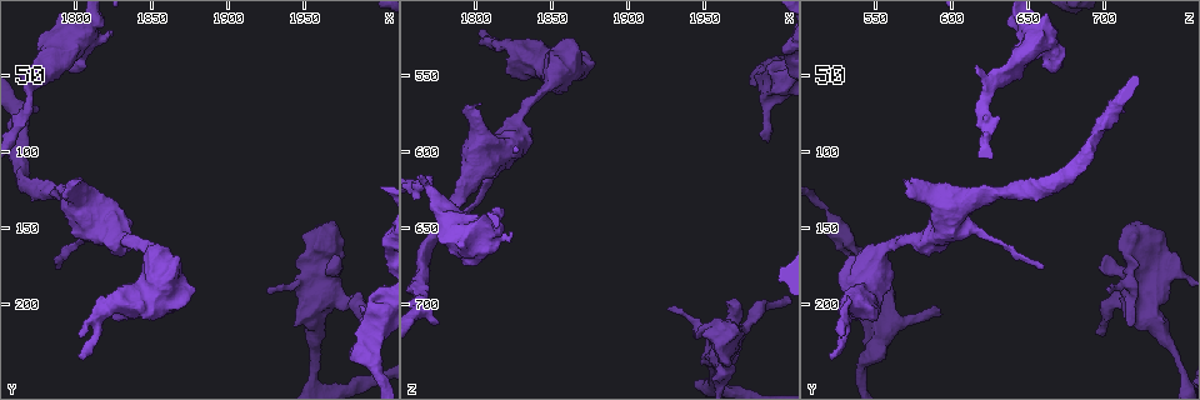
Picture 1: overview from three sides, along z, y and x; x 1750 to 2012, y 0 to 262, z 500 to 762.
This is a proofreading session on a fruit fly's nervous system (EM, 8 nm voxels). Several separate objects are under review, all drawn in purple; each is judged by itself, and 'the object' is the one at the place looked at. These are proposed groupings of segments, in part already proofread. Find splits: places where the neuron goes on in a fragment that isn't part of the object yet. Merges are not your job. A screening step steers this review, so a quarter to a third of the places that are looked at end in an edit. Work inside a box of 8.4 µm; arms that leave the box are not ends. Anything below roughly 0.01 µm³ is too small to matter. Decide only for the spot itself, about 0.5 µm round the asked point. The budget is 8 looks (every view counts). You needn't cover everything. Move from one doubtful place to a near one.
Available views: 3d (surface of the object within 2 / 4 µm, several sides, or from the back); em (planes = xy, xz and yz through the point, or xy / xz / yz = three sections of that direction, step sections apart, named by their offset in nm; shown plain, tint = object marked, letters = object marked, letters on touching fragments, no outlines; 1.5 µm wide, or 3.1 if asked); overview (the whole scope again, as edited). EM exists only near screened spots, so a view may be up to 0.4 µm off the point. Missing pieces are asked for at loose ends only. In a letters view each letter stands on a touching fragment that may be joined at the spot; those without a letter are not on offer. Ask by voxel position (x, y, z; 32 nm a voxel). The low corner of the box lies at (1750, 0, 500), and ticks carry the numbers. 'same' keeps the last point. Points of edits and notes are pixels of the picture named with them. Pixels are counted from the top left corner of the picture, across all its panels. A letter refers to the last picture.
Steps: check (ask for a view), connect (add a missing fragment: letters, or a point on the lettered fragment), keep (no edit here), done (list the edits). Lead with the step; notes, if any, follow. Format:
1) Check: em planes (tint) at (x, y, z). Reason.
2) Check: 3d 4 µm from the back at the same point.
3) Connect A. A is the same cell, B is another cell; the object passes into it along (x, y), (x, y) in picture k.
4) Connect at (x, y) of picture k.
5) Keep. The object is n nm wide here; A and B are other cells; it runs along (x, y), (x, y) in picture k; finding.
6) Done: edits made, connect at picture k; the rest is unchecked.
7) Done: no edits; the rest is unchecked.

Check: em yz step 8 (letters) at (1800, 120, 566). Free end.

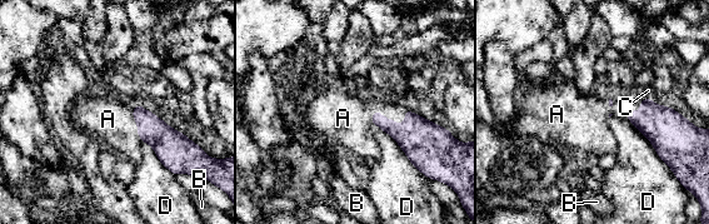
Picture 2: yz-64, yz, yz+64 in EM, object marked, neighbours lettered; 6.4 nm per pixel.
Connect A. A is the same cell, B, C and D are other cells; the neuron continues.

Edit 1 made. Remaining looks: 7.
Check: overview.

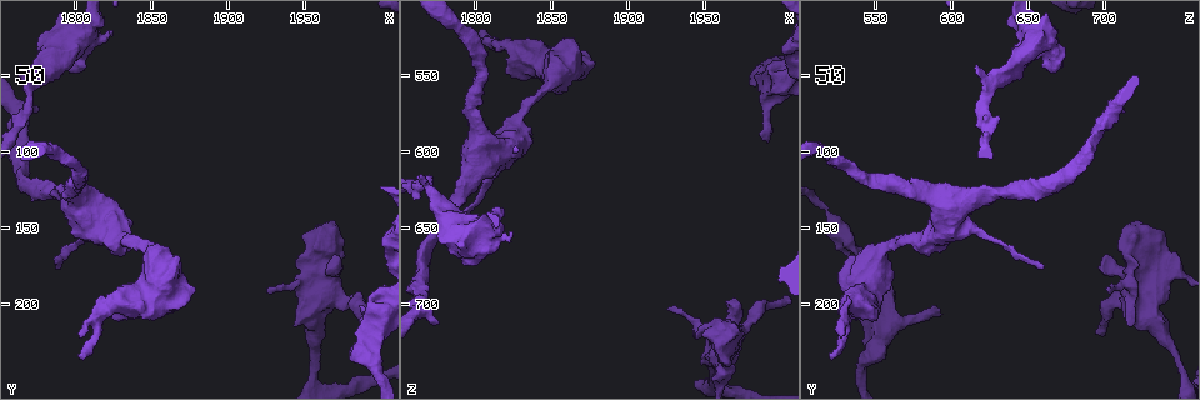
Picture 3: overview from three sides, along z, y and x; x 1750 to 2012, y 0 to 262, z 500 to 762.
Check: em yz step 4 (tint) at (1804, 236, 524). End of a long branch.

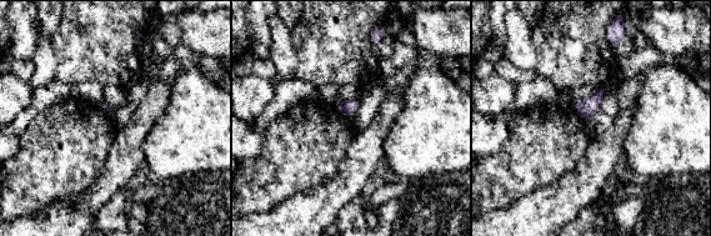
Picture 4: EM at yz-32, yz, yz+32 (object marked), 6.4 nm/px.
Check: em planes (tint) at the same point. Another direction.

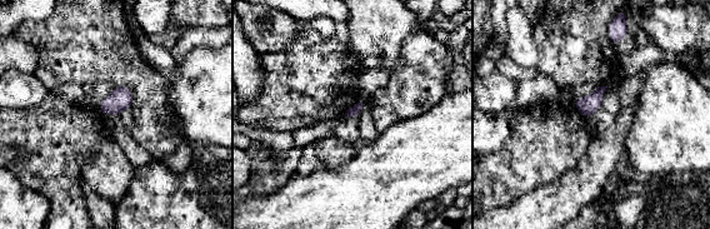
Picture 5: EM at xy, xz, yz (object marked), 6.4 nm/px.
Check: em planes (letters) at the same point. What lies round it.

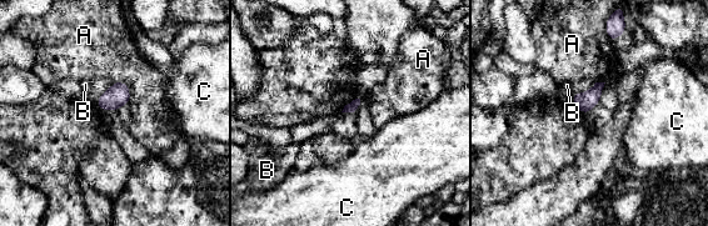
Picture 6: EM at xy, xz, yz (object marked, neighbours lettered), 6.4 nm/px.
Keep. The longest contact is with A, 180 nm; A, B and C are other cells; a border runs along (113, 81), (128, 86), (128, 104) in picture 6; none of them fits.

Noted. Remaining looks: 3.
Check: 3d 4 µm at (1986, 200, 588). An open end.

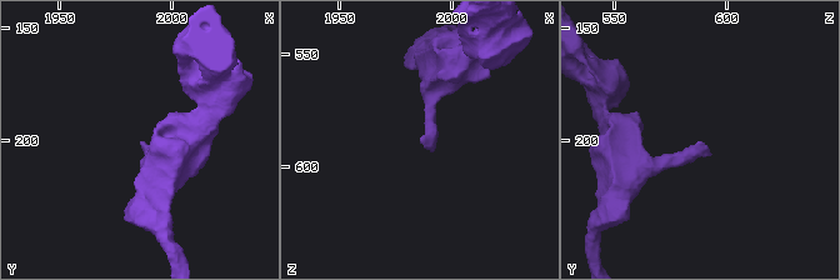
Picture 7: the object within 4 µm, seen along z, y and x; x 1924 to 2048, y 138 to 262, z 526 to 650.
Check: em xz step 8 (plain) at (1986, 201, 588). Shape alone is not enough.

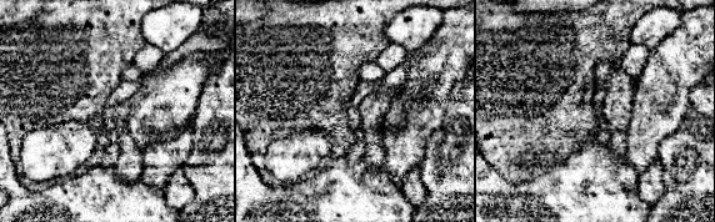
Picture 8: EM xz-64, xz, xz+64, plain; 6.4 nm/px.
Check: em xz step 8 (letters) at the same point.

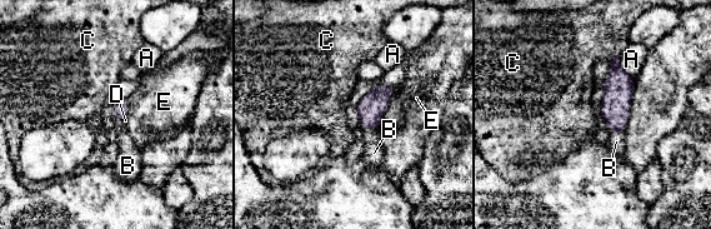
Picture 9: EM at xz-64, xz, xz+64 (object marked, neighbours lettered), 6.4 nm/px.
Connect B. B is the same cell, A, C, D and E are other cells; the neuron continues.

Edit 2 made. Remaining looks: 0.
Done: edits made, connect at picture 2, connect at picture 9; the rest is unchecked.

